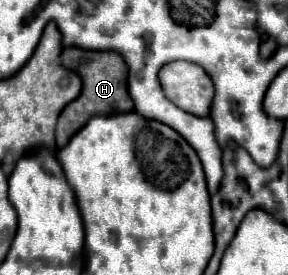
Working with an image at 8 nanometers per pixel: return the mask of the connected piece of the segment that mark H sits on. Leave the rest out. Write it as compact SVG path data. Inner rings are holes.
M66 49L64 51L64 65L72 67L78 71L80 77L84 77L84 89L78 99L68 103L64 111L58 117L58 127L56 127L56 147L64 147L72 135L74 135L74 125L84 127L88 117L92 115L112 115L112 113L124 113L132 111L134 103L128 93L128 67L122 59L120 53L114 51L84 51L84 49Z

